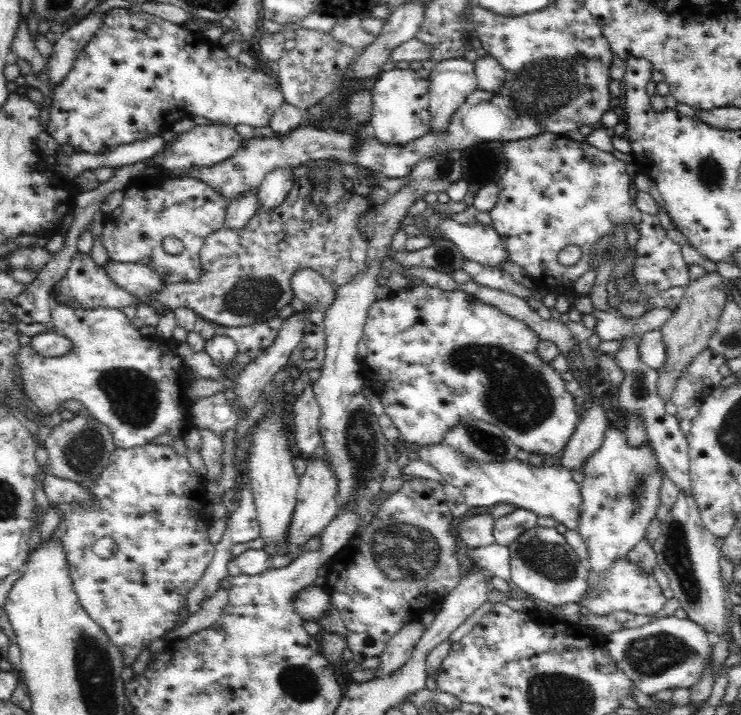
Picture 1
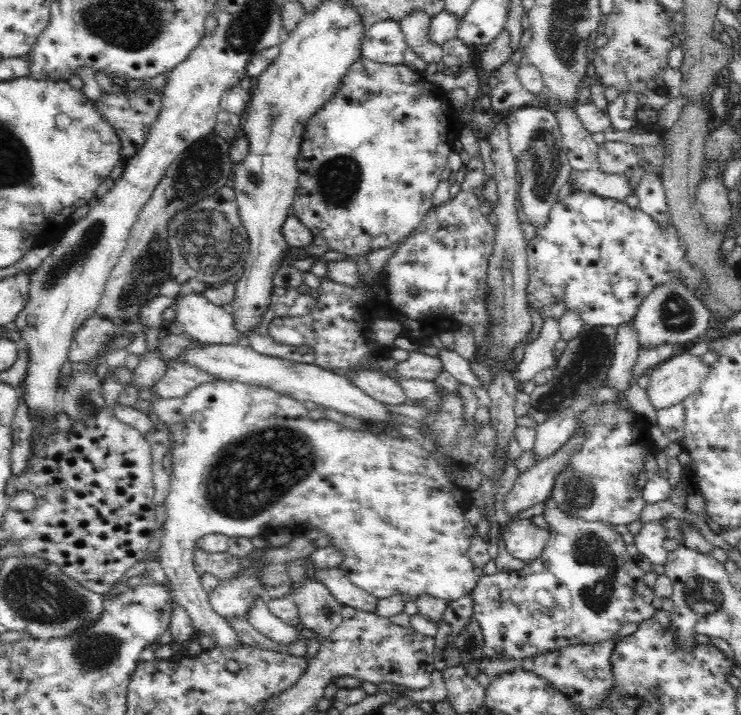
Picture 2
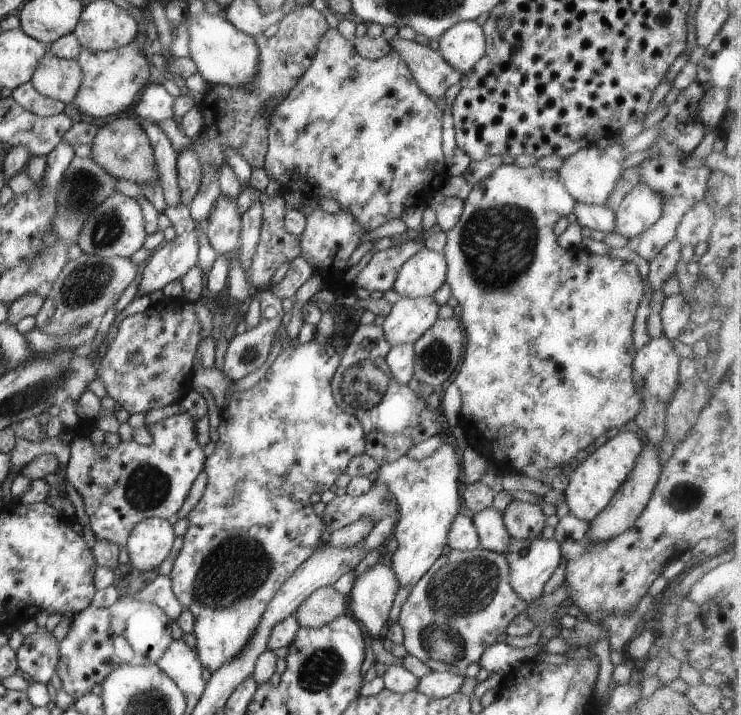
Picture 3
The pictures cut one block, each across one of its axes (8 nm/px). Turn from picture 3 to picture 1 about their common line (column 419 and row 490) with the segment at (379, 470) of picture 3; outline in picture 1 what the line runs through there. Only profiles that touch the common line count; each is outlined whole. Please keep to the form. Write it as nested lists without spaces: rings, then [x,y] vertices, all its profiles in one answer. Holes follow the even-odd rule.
[[[438,442],[423,448],[420,460],[427,462],[440,472],[440,476],[461,492],[464,504],[470,506],[496,506],[512,504],[515,507],[536,513],[539,517],[552,517],[562,522],[566,528],[577,530],[580,512],[580,493],[578,485],[564,466],[531,464],[527,460],[514,458],[502,462],[476,461],[448,444]]]

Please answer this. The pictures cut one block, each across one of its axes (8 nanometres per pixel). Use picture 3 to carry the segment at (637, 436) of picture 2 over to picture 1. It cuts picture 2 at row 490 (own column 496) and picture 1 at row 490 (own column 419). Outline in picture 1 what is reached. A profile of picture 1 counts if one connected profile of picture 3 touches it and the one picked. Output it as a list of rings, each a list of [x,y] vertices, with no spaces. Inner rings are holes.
[[[610,425],[604,431],[600,448],[581,464],[580,474],[582,480],[577,482],[580,512],[576,531],[588,545],[588,588],[598,590],[601,570],[609,567],[614,559],[626,557],[645,538],[661,504],[659,492],[664,472],[650,442],[633,448],[628,445],[624,428]]]

